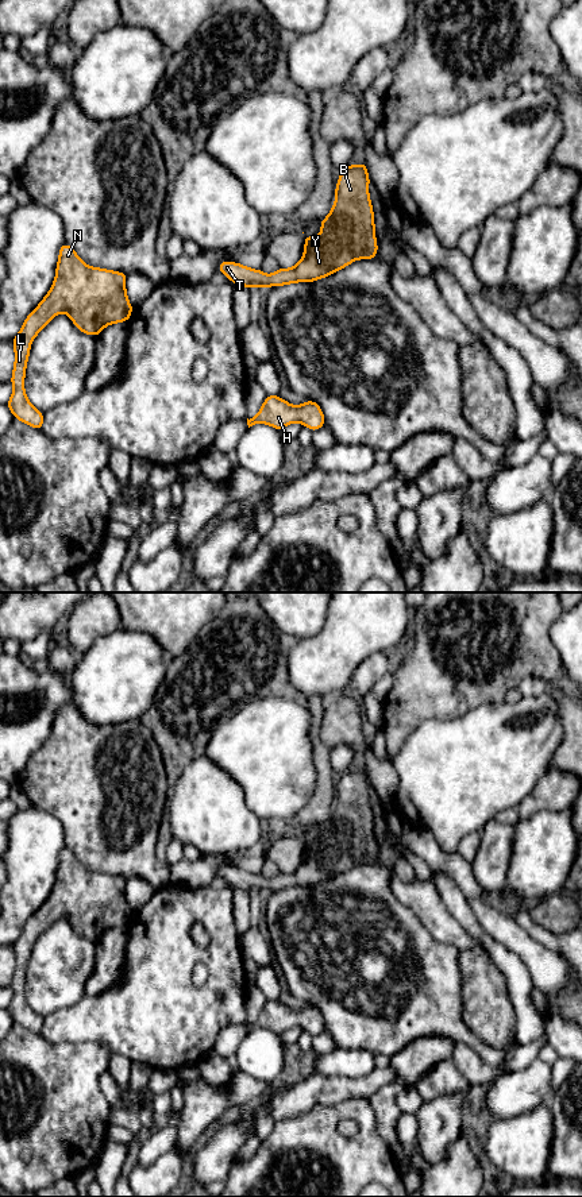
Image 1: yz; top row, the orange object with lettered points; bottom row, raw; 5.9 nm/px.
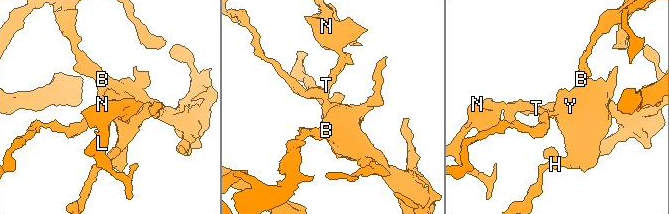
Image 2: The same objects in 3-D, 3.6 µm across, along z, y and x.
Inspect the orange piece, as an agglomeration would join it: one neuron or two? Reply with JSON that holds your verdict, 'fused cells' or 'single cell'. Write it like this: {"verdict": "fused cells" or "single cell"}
{"verdict": "single cell"}

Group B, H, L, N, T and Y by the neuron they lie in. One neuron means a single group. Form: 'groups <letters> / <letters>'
groups B H L N T Y

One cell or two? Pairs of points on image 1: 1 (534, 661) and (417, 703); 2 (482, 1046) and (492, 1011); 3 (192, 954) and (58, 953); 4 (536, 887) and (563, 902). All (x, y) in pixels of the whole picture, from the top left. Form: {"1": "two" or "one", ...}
{"1": "one", "2": "two", "3": "two", "4": "two"}

